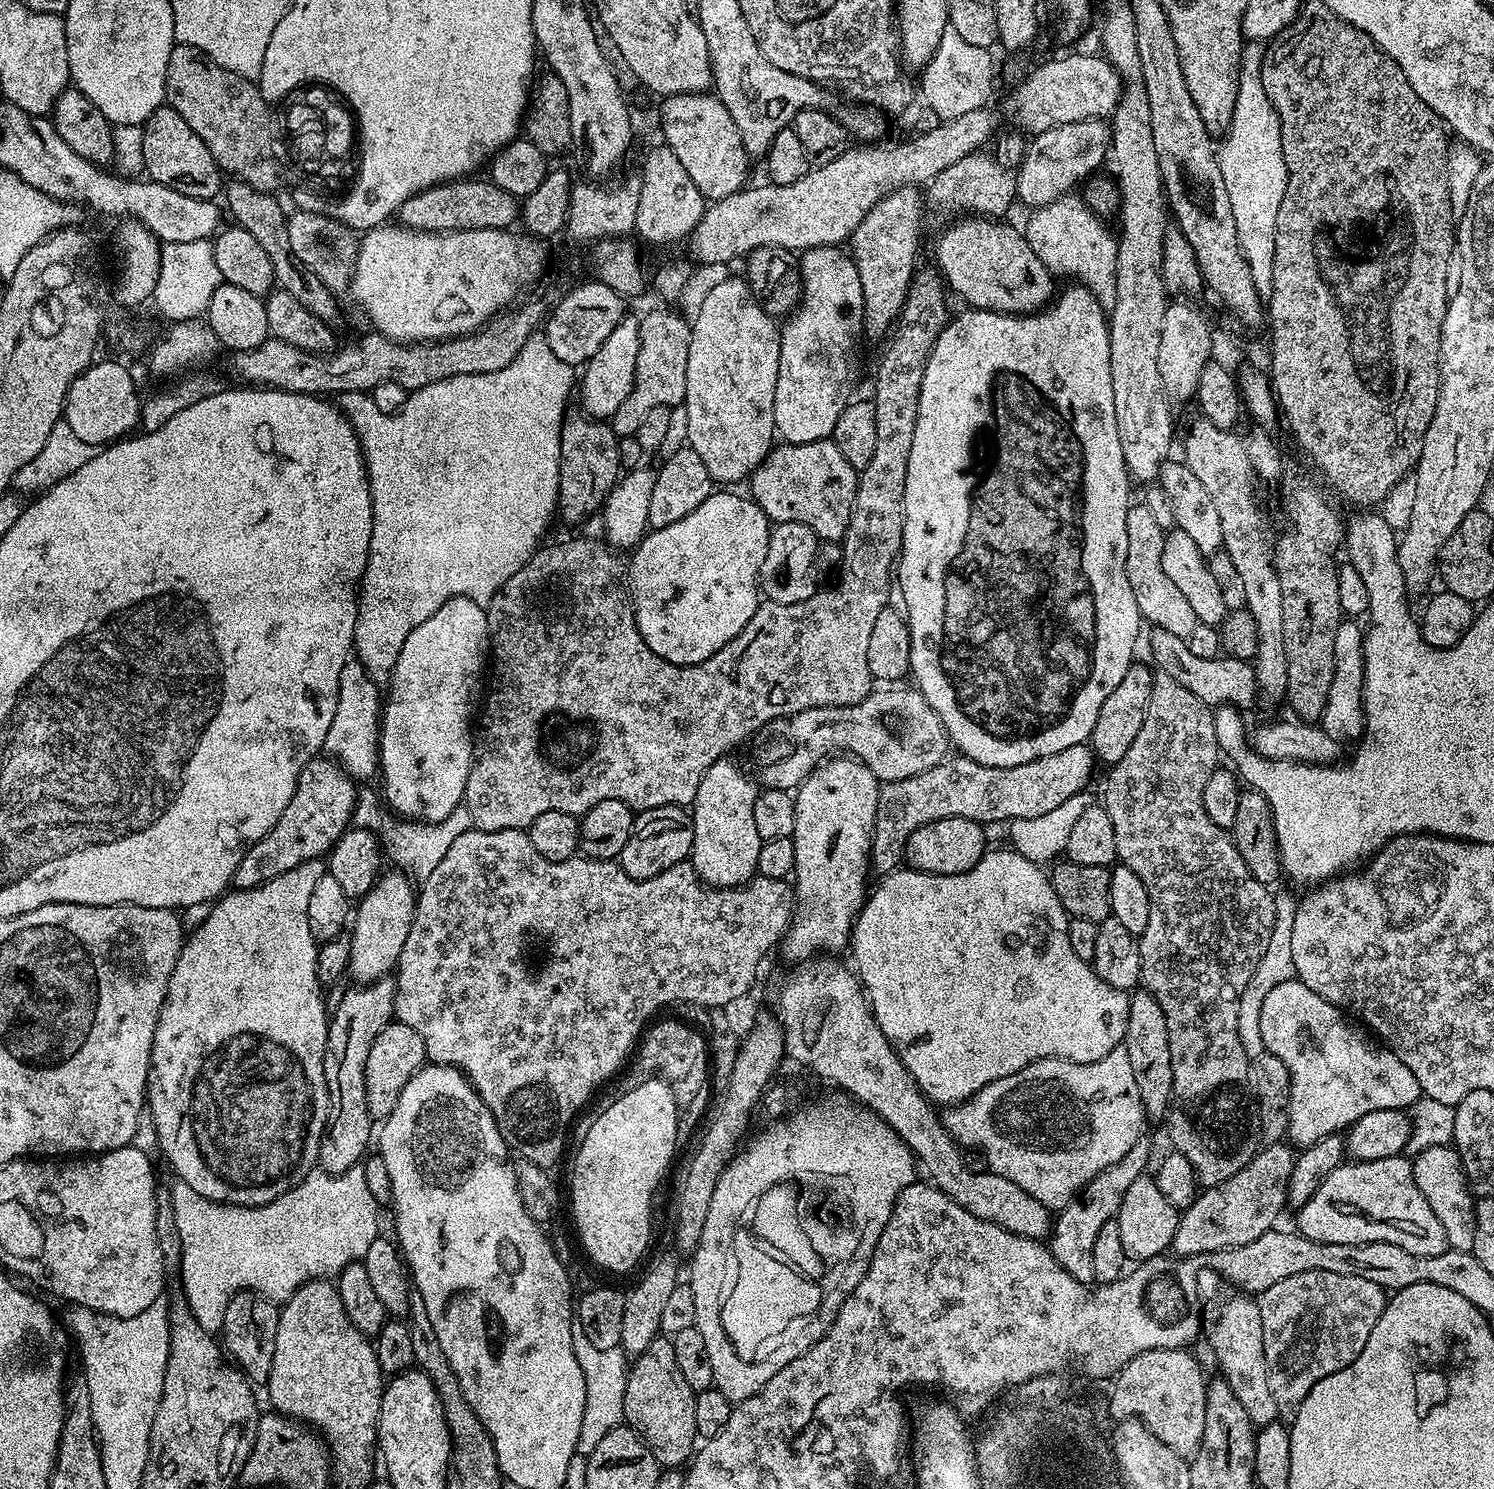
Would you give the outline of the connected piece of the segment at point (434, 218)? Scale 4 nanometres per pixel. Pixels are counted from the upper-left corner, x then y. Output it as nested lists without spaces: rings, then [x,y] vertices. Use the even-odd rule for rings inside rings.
[[[461,178],[449,180],[447,184],[435,184],[432,188],[422,190],[406,202],[402,202],[398,220],[403,227],[422,230],[423,232],[465,232],[479,228],[506,228],[521,219],[522,204],[502,186],[495,184],[491,178]]]

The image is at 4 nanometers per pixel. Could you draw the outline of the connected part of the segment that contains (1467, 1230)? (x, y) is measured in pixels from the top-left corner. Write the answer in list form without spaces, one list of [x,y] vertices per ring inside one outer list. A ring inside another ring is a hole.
[[[1443,1144],[1427,1148],[1425,1152],[1415,1157],[1412,1173],[1416,1178],[1416,1185],[1428,1202],[1434,1214],[1446,1230],[1449,1248],[1459,1252],[1471,1252],[1476,1233],[1476,1201],[1468,1186],[1468,1178],[1464,1174],[1462,1158],[1455,1147]]]

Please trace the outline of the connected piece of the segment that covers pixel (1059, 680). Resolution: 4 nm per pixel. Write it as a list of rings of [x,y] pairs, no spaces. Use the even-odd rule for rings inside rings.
[[[1076,282],[1064,293],[1061,291],[1047,306],[1035,314],[1009,314],[1007,312],[982,312],[964,310],[961,316],[953,315],[944,329],[938,334],[934,346],[928,355],[926,368],[922,374],[922,386],[918,398],[918,422],[914,426],[914,442],[910,442],[910,462],[906,466],[906,498],[904,499],[904,541],[898,557],[898,577],[902,591],[906,597],[908,614],[908,633],[911,636],[910,676],[915,687],[930,702],[930,706],[948,731],[948,739],[955,751],[961,756],[968,756],[982,766],[1022,766],[1022,762],[1030,762],[1042,758],[1046,754],[1054,754],[1058,750],[1066,750],[1070,746],[1085,743],[1094,730],[1094,722],[1098,722],[1098,710],[1102,710],[1102,702],[1110,698],[1110,690],[1122,682],[1126,670],[1134,662],[1132,656],[1136,652],[1136,639],[1140,636],[1142,617],[1138,610],[1138,602],[1134,598],[1134,590],[1130,590],[1130,578],[1126,578],[1126,514],[1130,507],[1128,500],[1128,484],[1130,477],[1128,467],[1122,454],[1122,442],[1118,442],[1118,418],[1114,418],[1114,382],[1110,382],[1110,334],[1108,333],[1108,316],[1105,305],[1094,298],[1094,294],[1083,284]]]

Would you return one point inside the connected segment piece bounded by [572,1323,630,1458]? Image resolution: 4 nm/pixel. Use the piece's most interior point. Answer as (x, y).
(606, 1371)

